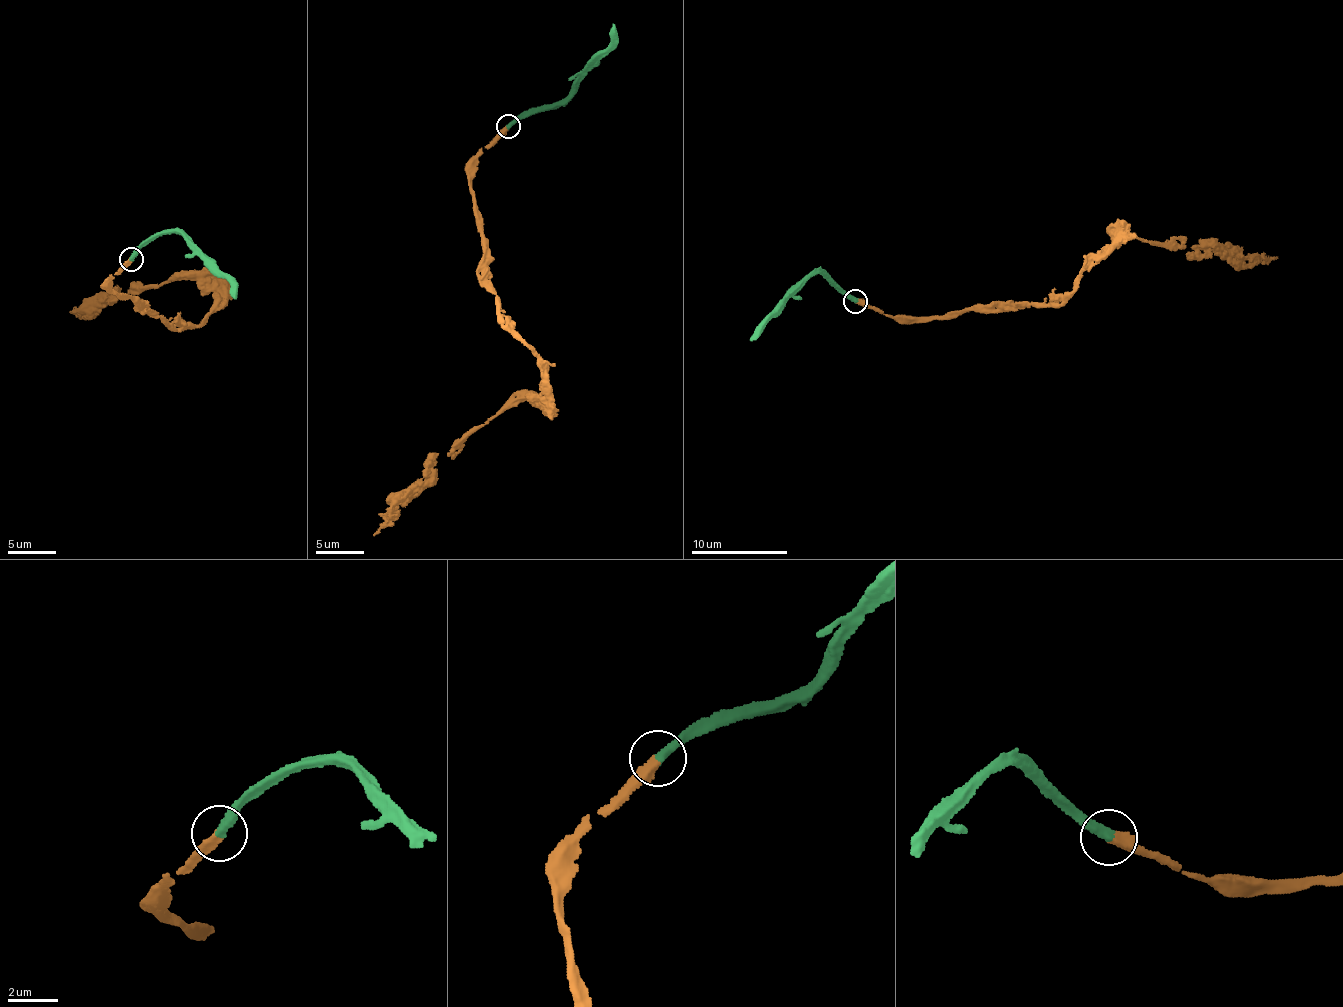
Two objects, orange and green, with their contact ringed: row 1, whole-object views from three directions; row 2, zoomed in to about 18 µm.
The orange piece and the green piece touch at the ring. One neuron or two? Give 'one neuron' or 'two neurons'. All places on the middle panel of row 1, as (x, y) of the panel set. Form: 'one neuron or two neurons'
one neuron

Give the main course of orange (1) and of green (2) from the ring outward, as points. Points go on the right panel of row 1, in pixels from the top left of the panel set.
1: (855, 302), (886, 316), (919, 319), (1051, 303), (1068, 296), (1081, 271), (1116, 235), (1185, 253), (1278, 257)
2: (855, 302), (820, 271), (790, 295), (750, 341)

